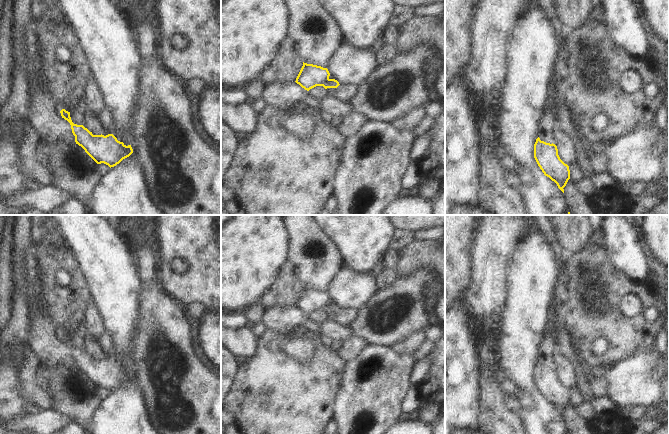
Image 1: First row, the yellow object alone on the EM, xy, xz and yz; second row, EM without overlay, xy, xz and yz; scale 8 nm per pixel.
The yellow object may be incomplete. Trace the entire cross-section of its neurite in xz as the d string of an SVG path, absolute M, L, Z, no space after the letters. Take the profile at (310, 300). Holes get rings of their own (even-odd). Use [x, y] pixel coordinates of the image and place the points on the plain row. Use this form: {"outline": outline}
{"outline": "M303 286L295 306L307 315L316 310L323 310L326 313L326 319L347 327L356 317L357 309L341 308L335 303L330 303L329 300L327 292Z"}

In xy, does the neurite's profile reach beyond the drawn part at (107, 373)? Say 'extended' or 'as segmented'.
extended

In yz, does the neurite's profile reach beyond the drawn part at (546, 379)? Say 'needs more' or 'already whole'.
needs more

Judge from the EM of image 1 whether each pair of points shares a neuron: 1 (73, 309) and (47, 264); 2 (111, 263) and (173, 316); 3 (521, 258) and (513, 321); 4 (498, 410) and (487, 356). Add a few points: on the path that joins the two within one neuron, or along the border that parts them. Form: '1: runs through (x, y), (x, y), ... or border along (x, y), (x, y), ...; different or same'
1: runs through (62, 298), (48, 284), (47, 275); same
2: border along (142, 283), (137, 311); different
3: runs through (521, 274), (521, 305); same
4: runs through (491, 397), (490, 369); same

